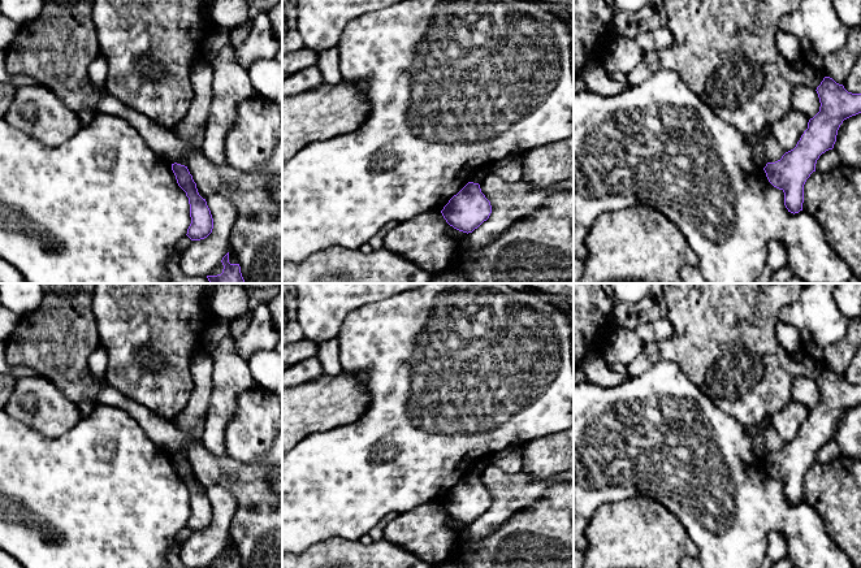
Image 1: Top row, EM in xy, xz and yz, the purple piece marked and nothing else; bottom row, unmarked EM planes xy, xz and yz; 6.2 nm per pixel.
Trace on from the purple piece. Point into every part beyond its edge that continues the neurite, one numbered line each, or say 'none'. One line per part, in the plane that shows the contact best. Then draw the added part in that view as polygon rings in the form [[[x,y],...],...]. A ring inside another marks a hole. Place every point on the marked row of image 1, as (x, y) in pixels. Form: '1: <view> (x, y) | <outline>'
none

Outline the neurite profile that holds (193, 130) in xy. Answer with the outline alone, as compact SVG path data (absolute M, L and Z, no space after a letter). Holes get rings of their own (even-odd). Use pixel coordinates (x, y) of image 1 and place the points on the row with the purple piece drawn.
M199 60L190 66L190 82L194 99L182 123L173 129L174 134L195 149L202 149L208 133L208 116L212 92L213 70L207 60Z

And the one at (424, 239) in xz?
M427 212L398 224L385 239L384 248L434 274L449 269L455 242L441 212Z

